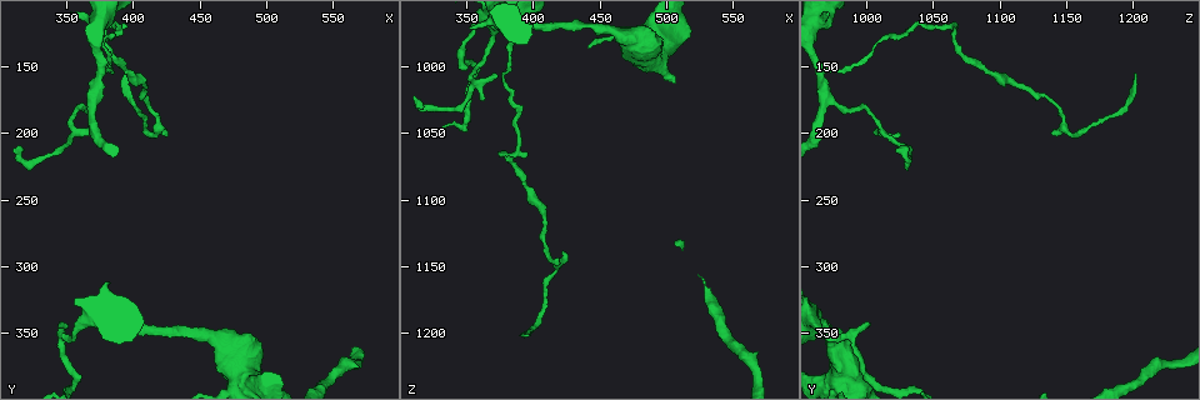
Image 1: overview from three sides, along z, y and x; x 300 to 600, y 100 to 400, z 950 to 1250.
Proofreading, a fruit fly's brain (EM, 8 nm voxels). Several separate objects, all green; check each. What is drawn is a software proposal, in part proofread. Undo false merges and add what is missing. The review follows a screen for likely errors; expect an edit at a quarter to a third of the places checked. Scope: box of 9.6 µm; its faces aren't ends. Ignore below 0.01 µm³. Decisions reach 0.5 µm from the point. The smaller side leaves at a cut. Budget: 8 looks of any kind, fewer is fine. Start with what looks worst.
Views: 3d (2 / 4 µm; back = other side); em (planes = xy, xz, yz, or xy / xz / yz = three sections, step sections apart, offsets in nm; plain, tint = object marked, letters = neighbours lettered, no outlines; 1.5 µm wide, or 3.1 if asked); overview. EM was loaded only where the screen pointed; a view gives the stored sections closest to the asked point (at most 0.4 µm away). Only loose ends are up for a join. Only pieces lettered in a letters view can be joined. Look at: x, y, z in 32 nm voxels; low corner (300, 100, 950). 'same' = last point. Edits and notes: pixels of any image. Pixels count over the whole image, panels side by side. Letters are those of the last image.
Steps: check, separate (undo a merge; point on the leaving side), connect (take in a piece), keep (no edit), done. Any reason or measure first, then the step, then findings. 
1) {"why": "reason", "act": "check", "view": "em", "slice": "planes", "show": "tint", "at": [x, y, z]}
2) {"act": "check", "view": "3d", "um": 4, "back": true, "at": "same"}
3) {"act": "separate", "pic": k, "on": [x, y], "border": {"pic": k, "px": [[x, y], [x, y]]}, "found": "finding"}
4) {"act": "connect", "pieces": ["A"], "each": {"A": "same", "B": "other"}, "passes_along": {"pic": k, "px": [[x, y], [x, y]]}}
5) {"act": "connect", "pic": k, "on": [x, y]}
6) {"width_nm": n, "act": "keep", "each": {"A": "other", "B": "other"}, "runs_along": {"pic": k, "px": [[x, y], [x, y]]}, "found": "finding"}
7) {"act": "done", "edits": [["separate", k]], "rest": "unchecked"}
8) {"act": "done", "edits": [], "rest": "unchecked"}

{"why": "thin end", "act": "check", "view": "3d", "um": 4, "at": [350, 342, 1004]}

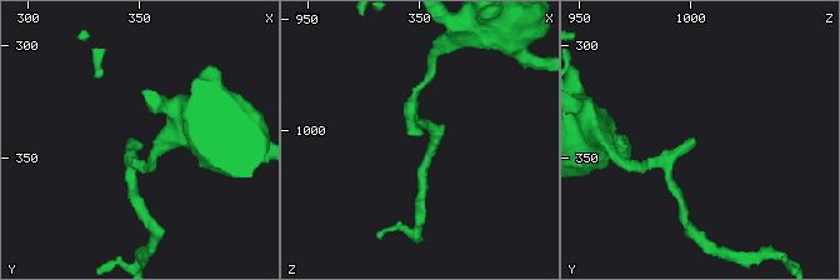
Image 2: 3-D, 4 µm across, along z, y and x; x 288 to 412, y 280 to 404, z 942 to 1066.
{"act": "check", "view": "em", "slice": "xz", "step": 8, "show": "letters", "at": [351, 344, 1003]}

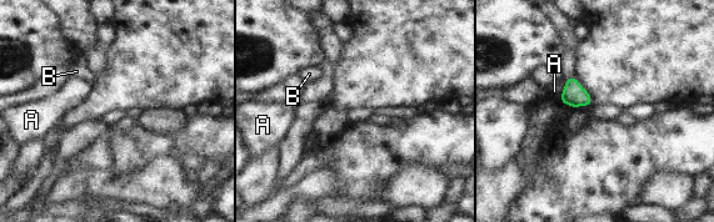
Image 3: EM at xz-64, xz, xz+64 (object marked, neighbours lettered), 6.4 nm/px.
{"act": "keep", "each": {"A": "other", "B": "other"}, "border": {"pic": 3, "px": [[565, 80], [565, 86], [559, 97]]}, "found": "none of them fits"}

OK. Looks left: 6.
{"why": "branch stops here", "act": "check", "view": "em", "slice": "planes", "show": "plain", "at": [398, 156, 1202]}

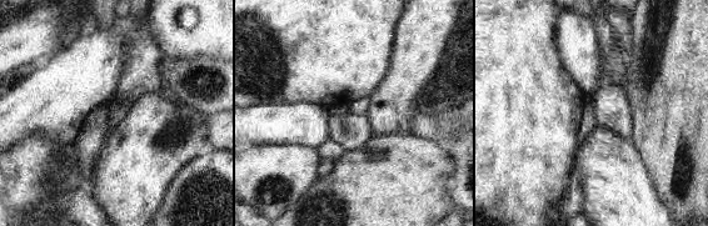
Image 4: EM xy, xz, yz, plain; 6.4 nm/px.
{"why": "what lies round it", "act": "check", "view": "em", "slice": "planes", "show": "letters", "at": "same"}

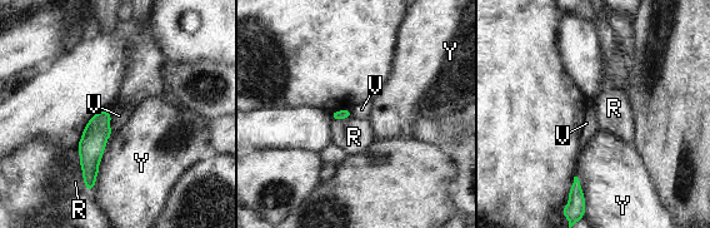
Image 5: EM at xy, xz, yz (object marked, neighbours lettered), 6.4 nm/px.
{"act": "keep", "each": {"R": "other", "V": "other", "Y": "other"}, "runs_along": {"pic": 5, "px": [[105, 114], [90, 148], [89, 186]]}, "found": "none of them fits"}

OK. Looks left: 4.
{"why": "sharp bend", "act": "check", "view": "3d", "um": 4, "at": [320, 222, 1032]}

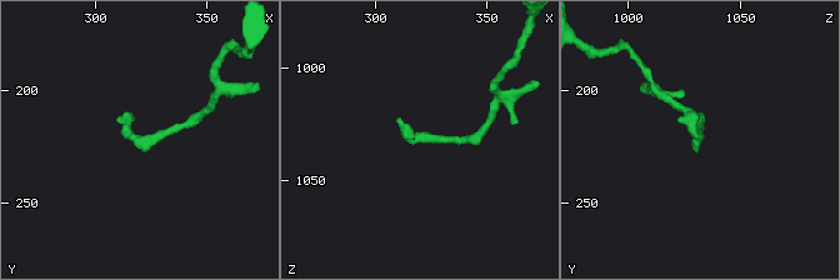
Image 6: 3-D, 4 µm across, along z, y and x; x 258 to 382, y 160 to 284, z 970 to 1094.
{"act": "check", "view": "em", "slice": "planes", "show": "letters", "at": [321, 223, 1031]}

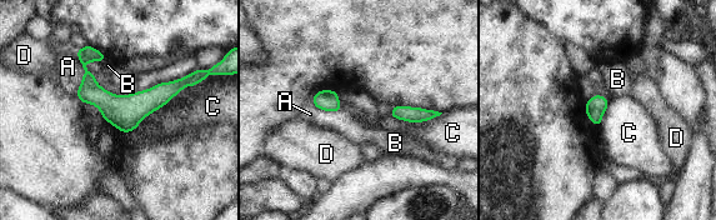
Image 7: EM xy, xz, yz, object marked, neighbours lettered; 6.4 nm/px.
{"longest_contact_nm": ["C", 320], "act": "keep", "each": {"A": "other", "B": "other", "C": "other", "D": "other"}, "border": {"pic": 7, "px": [[161, 106], [134, 129], [121, 133]]}, "found": "one neuron here"}

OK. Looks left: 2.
{"act": "done", "edits": [], "rest": "unchecked"}

